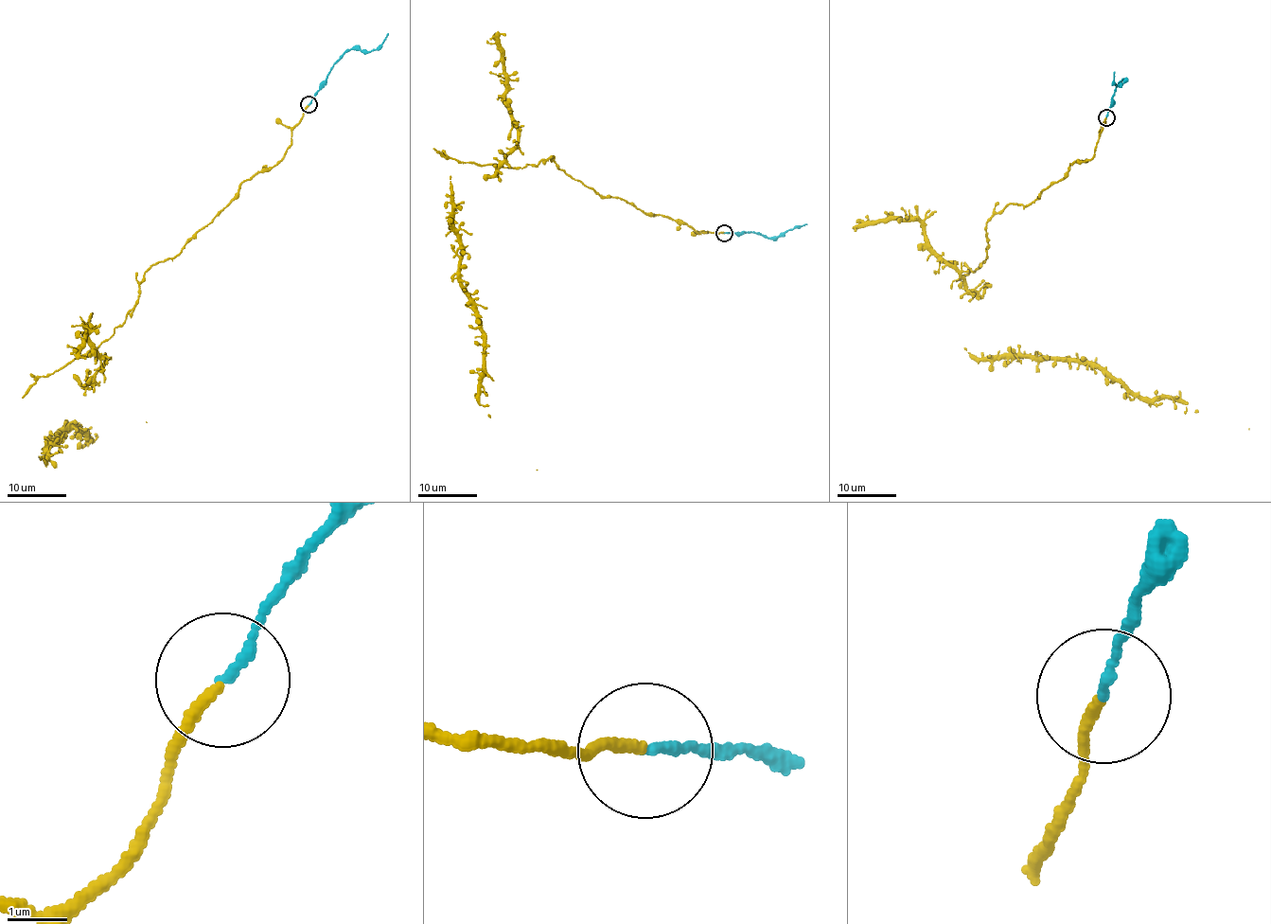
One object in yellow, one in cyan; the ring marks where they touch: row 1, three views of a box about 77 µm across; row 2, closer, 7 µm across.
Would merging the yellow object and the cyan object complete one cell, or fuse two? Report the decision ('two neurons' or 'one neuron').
two neurons

